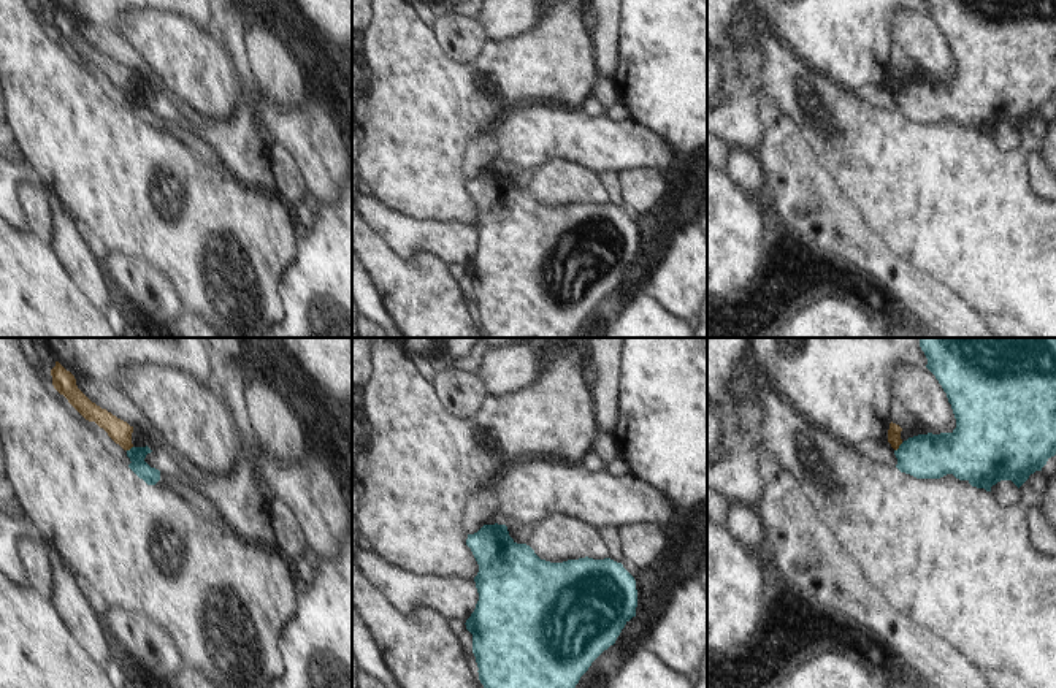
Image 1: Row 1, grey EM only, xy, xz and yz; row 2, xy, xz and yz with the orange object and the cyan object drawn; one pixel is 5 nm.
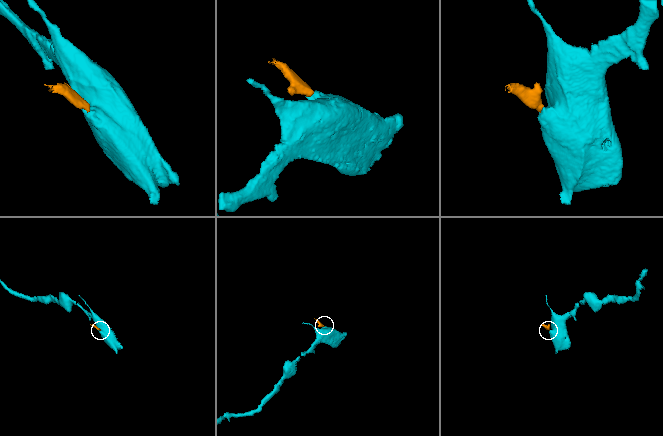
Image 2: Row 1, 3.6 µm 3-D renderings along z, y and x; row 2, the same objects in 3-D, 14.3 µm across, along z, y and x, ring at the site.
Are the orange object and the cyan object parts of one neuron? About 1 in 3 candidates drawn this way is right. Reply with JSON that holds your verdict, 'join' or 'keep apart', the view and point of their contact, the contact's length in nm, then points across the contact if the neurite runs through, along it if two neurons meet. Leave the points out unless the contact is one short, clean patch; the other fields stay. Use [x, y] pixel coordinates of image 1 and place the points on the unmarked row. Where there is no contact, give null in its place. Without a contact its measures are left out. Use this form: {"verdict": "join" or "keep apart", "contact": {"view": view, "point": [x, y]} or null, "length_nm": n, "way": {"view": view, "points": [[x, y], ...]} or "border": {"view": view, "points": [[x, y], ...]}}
{"verdict": "keep apart", "contact": {"view": "yz", "point": [898, 92]}, "length_nm": 60, "border": {"view": "yz", "points": [[902, 87], [895, 95]]}}

